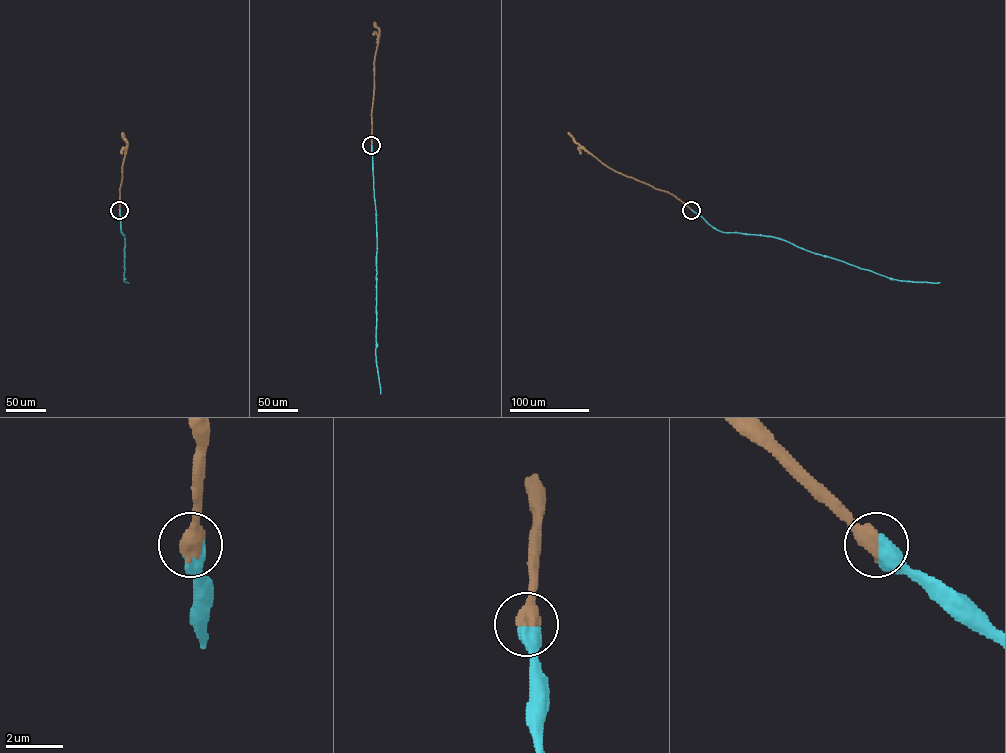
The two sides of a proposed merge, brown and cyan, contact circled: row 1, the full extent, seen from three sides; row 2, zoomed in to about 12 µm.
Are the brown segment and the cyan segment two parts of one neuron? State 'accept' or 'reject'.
accept

